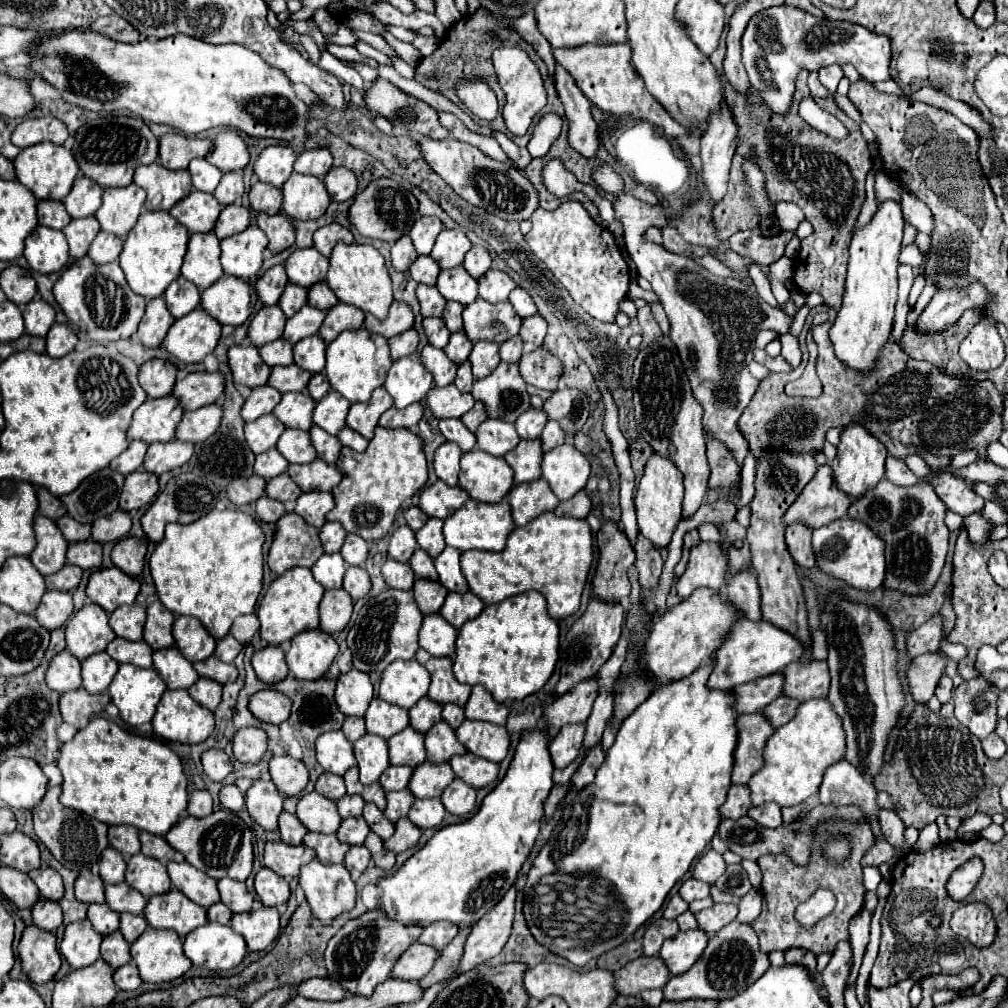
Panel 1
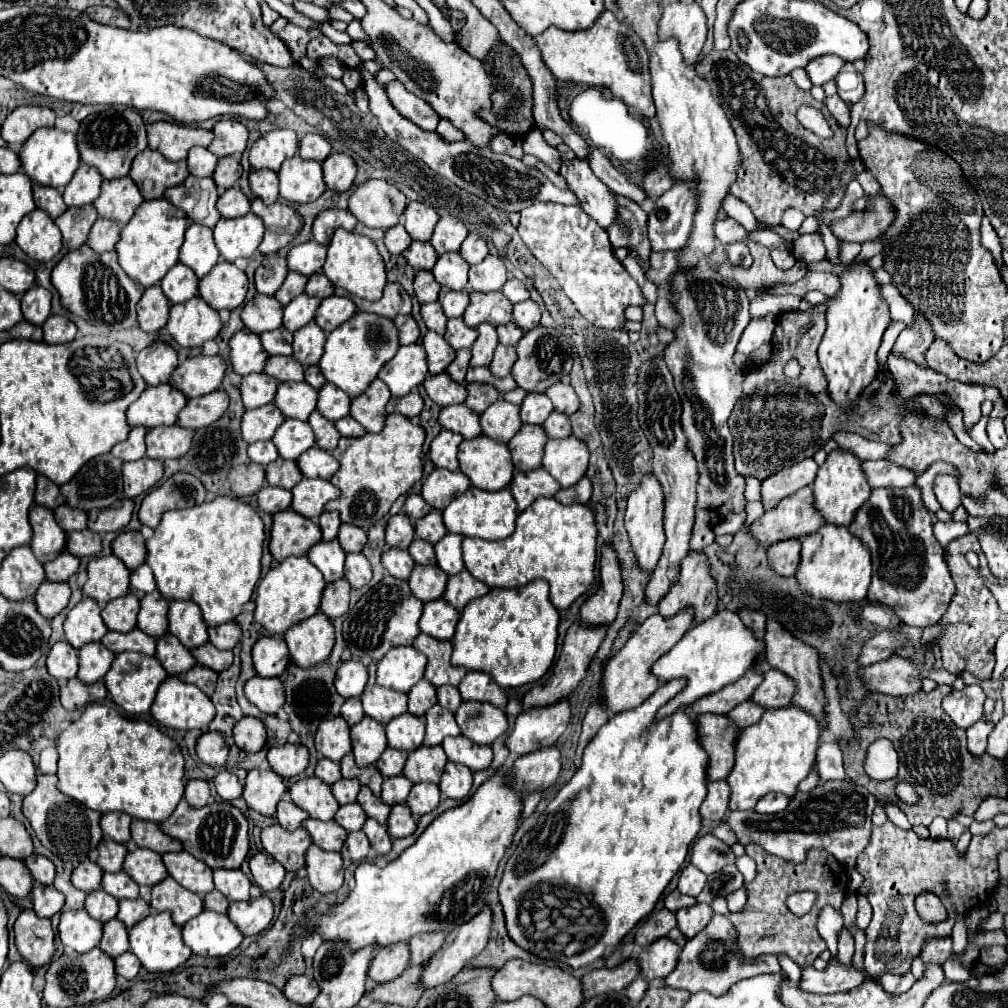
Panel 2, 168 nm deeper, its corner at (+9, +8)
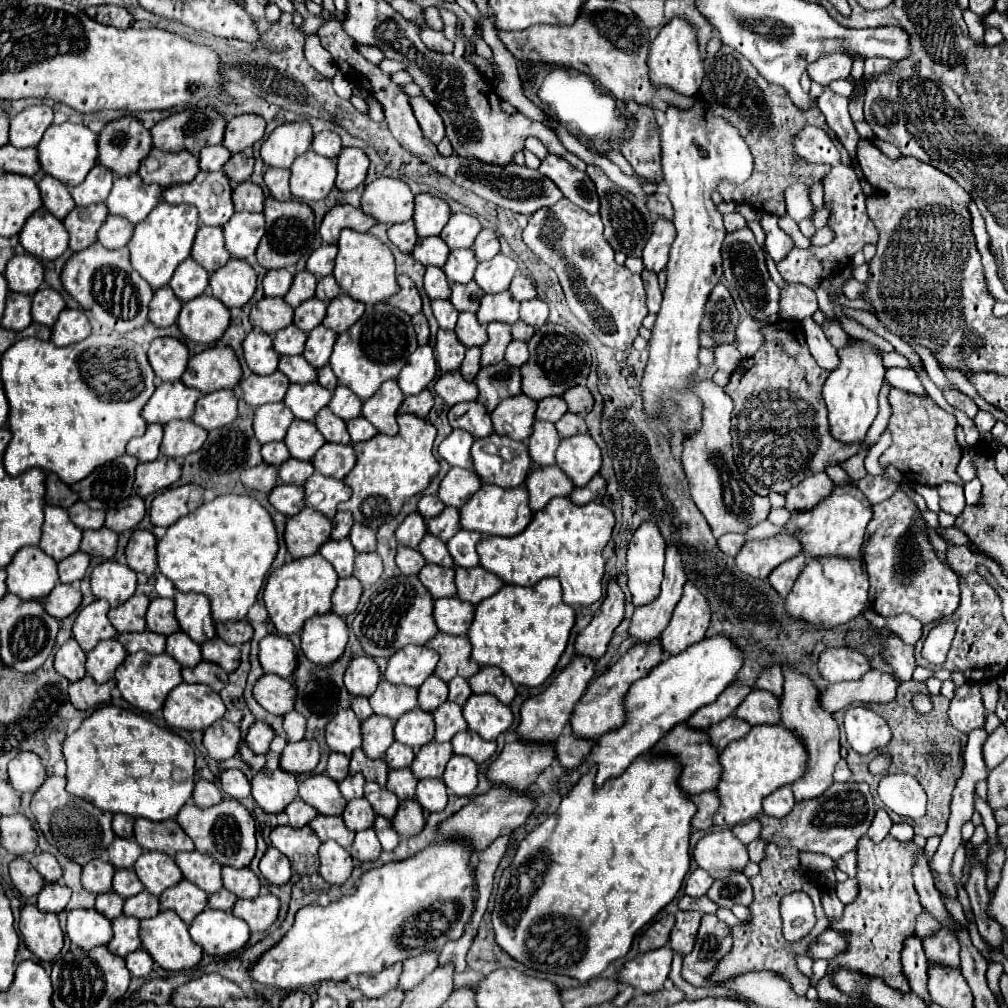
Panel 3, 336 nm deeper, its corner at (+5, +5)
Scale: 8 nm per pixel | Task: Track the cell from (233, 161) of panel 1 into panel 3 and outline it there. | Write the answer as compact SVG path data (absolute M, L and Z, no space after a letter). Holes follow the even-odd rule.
M240 114L234 116L228 126L226 126L226 134L224 134L224 146L230 152L242 152L252 148L258 140L262 140L264 136L264 128L266 128L266 120L256 116L256 114Z

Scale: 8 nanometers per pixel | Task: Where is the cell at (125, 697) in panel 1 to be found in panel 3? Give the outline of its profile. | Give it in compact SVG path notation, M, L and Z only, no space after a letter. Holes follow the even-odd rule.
M136 652L136 654L128 654L126 660L118 666L116 684L118 684L118 690L122 692L126 702L140 708L142 712L156 712L158 708L162 708L168 692L172 688L176 688L178 684L182 684L180 670L182 670L182 666L166 652L164 654Z

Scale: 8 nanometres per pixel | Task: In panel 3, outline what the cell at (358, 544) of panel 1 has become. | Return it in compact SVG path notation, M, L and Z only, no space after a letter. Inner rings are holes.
M358 522L352 526L350 540L352 540L356 552L374 552L376 550L376 532Z

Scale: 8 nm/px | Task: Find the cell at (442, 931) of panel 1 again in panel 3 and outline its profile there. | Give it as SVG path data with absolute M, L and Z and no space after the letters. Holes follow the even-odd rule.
M424 952L416 958L410 958L404 962L404 972L398 980L398 990L410 992L414 986L418 986L434 968L438 966L438 954L436 952Z

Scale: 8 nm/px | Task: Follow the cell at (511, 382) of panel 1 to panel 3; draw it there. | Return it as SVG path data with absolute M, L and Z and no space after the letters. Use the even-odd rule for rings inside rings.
M512 340L506 350L506 360L512 366L522 366L528 360L528 346L522 340Z

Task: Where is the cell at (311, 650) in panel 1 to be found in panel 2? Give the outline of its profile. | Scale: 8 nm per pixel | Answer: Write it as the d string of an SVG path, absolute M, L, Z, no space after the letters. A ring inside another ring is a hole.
M322 613L290 627L284 635L294 665L310 667L328 659L334 645L334 627Z

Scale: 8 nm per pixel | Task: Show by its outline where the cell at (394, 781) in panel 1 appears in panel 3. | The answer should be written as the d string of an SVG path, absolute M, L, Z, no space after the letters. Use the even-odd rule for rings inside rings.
M394 742L388 750L386 750L386 762L392 770L398 770L398 768L408 768L414 760L414 752L410 746L406 744L400 744L400 742Z

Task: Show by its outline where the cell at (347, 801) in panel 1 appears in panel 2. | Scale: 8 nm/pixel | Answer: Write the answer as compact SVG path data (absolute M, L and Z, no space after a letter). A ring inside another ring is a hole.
M340 779L332 785L332 793L340 805L354 803L358 791L360 791L360 783L356 779Z

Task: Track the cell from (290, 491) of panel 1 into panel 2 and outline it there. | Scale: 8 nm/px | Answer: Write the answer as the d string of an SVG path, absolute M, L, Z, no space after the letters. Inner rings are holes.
M278 457L270 465L266 465L266 483L272 487L292 489L300 479L302 479L302 473L294 461L286 461L286 459Z

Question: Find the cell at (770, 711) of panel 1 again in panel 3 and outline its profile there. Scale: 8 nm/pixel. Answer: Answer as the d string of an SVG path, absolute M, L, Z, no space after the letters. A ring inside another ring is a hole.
M730 716L730 718L726 718L726 720L722 720L722 722L714 724L714 726L710 726L706 732L708 732L710 742L714 744L714 748L724 750L730 742L746 736L750 732L750 724L746 724L746 722L742 722L742 720L734 718L734 716Z

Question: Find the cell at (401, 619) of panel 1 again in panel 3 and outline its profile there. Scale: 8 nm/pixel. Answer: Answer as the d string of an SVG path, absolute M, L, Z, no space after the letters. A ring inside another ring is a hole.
M396 574L386 582L386 590L376 592L358 612L358 616L352 622L352 632L356 634L356 638L362 642L362 648L368 656L376 658L390 658L394 656L394 652L398 652L400 648L408 646L408 644L426 644L430 638L434 638L434 634L438 632L436 624L434 624L434 600L430 596L430 592L426 592L426 588L420 584L418 576L404 576L404 574Z

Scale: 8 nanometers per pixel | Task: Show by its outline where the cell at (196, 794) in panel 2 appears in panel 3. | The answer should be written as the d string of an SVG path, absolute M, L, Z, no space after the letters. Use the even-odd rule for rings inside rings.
M198 780L196 788L194 788L194 802L200 808L210 808L218 802L222 802L222 794L220 788L214 782L208 780Z

